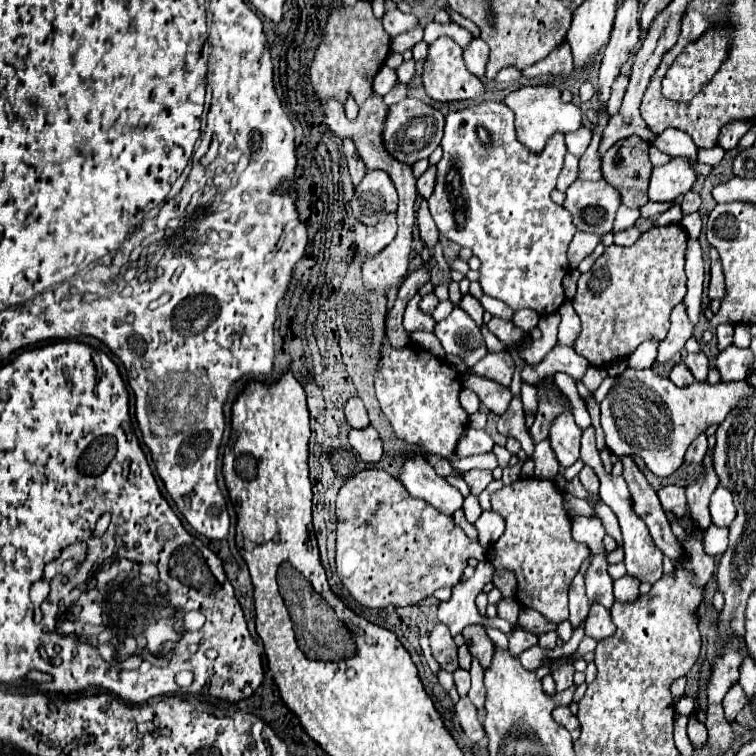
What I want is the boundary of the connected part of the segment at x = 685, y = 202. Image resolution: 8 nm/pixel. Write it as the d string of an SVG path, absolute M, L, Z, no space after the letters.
M685 194L680 200L683 215L687 215L699 210L701 204L700 194Z

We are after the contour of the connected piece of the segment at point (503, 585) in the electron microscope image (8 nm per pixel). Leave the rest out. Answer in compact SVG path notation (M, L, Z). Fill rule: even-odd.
M495 570L495 574L493 574L493 584L495 584L495 588L501 590L503 598L513 598L515 584L517 584L513 572L509 572L509 570Z

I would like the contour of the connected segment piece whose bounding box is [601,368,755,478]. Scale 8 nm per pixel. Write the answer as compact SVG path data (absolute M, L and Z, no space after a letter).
M627 368L615 378L615 384L601 402L601 428L607 448L615 456L641 456L655 476L671 476L681 464L689 444L711 424L719 424L727 412L755 390L743 380L735 384L719 382L715 386L693 382L691 386L675 386L669 378L655 374L651 368Z

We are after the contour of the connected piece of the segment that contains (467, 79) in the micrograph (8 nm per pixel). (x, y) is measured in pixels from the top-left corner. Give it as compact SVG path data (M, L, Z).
M441 36L427 48L427 58L423 62L423 72L421 80L425 86L425 92L429 98L437 102L455 102L455 100L469 100L469 98L479 98L485 94L485 84L481 78L471 74L461 58L461 46L455 44L451 38Z

